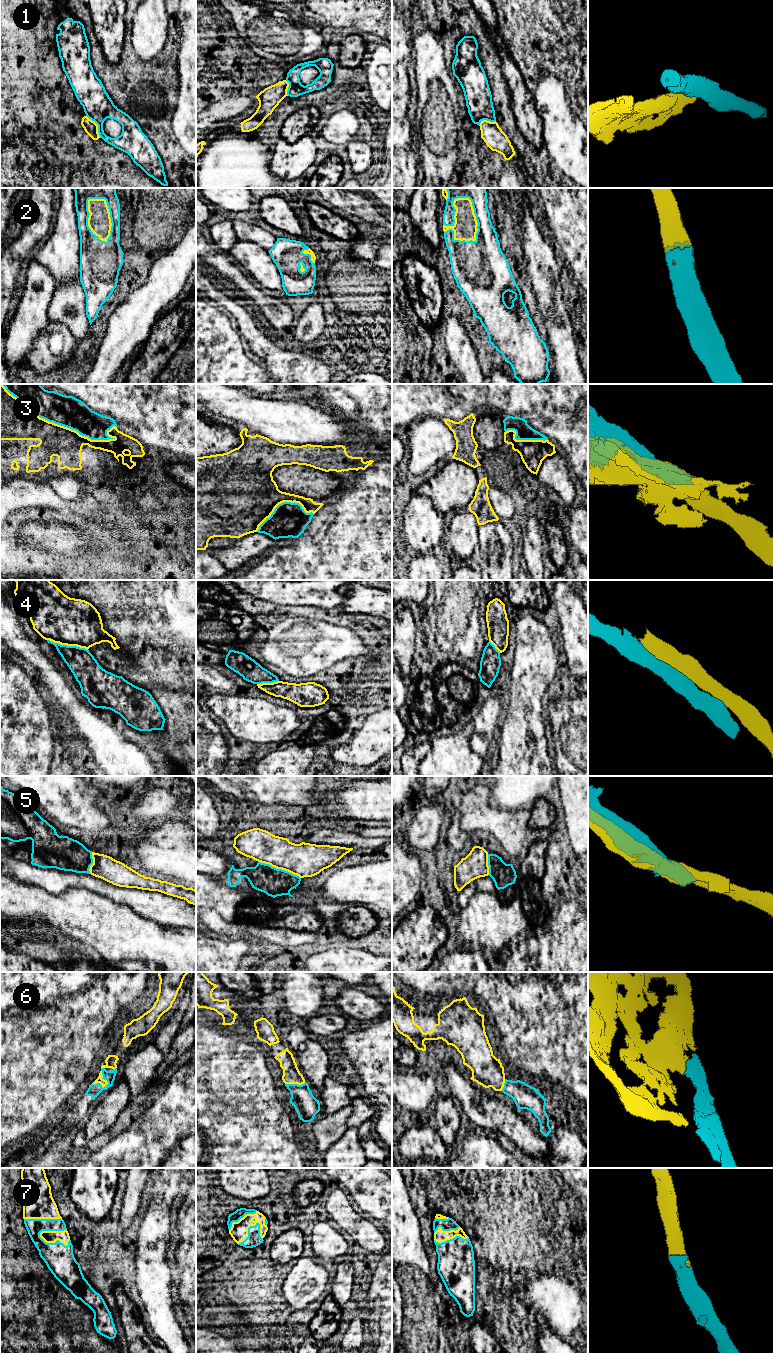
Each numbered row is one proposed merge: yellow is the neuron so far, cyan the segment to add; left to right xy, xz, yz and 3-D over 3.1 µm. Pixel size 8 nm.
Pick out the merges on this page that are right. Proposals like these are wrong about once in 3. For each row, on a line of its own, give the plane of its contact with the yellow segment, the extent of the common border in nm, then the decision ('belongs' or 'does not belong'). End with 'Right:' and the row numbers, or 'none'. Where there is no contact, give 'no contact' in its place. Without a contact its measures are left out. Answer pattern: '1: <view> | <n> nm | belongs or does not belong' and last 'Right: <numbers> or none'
1: xy | 220 nm | does not belong
2: yz | 380 nm | belongs
3: xy | 1000 nm | belongs
4: xy | 340 nm | does not belong
5: xz | 380 nm | does not belong
6: xy | 150 nm | belongs
7: xy | 260 nm | belongs
Right: 2, 3, 6, 7

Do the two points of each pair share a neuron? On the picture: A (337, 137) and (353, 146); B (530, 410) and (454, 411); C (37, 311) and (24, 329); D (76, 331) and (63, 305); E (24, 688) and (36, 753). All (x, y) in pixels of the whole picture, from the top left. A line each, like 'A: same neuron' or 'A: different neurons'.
A: different neurons
B: same neuron
C: same neuron
D: same neuron
E: same neuron

